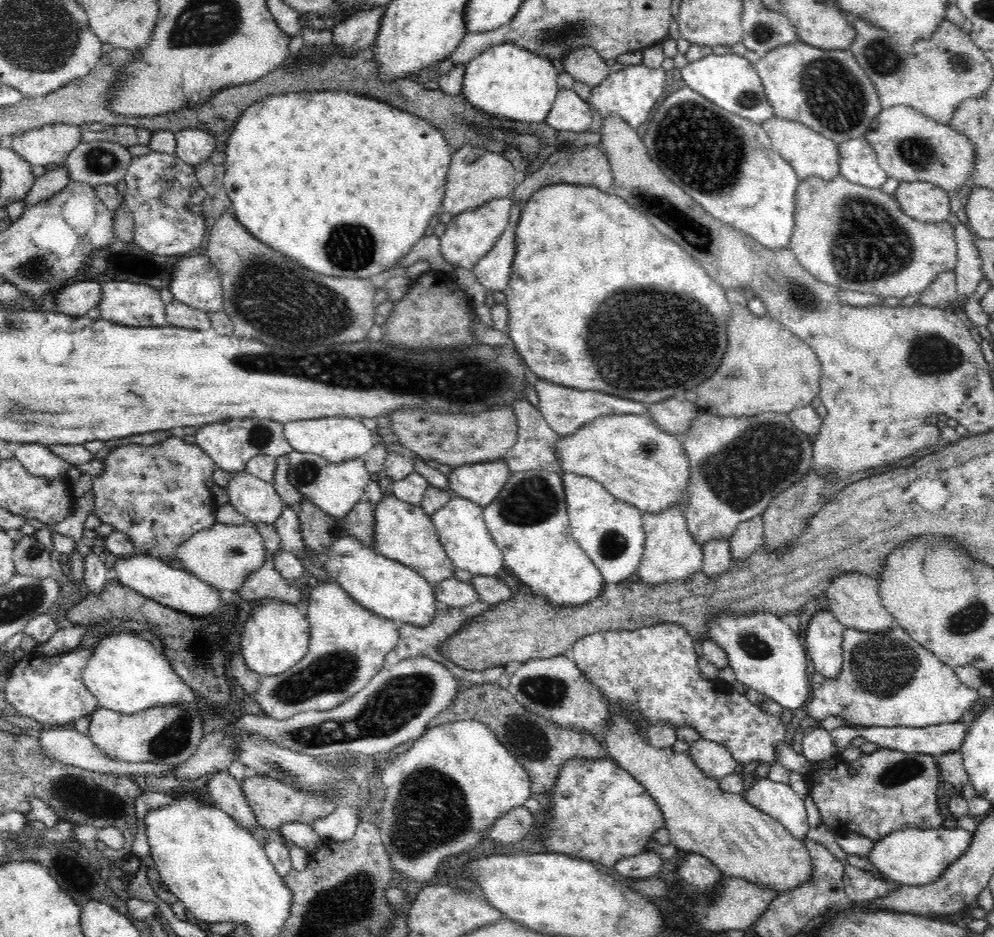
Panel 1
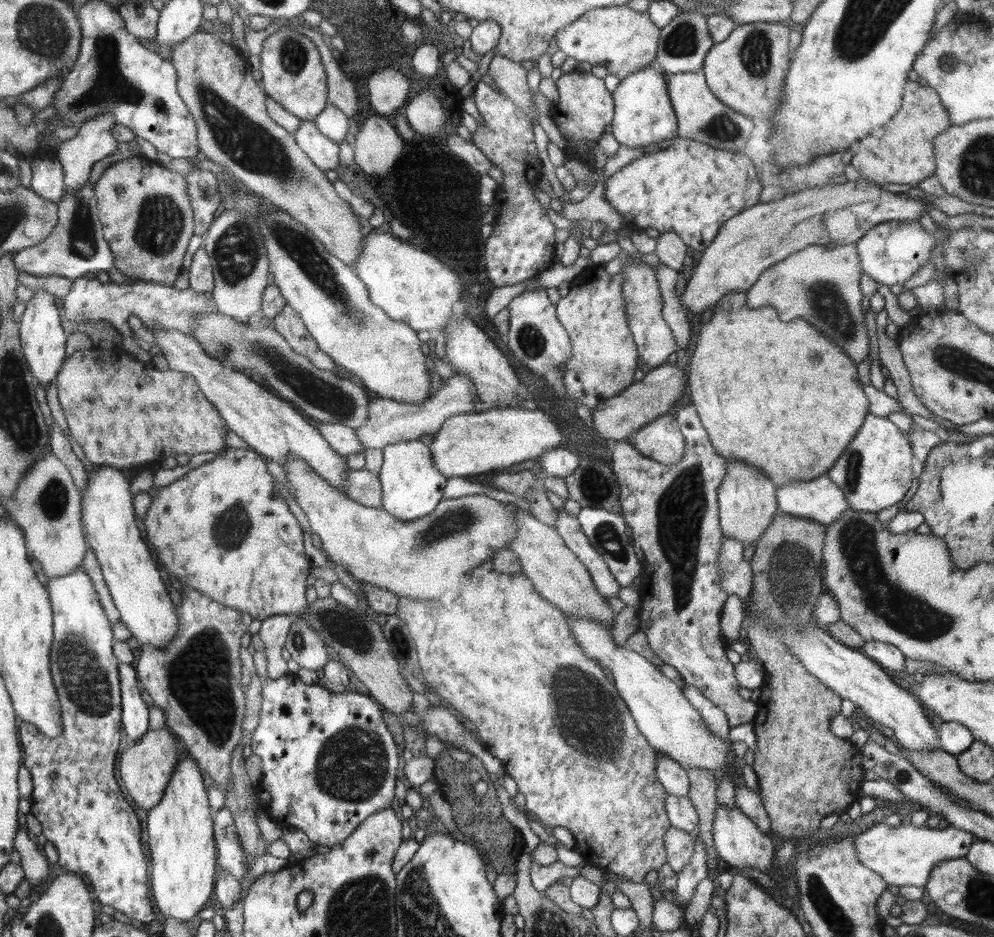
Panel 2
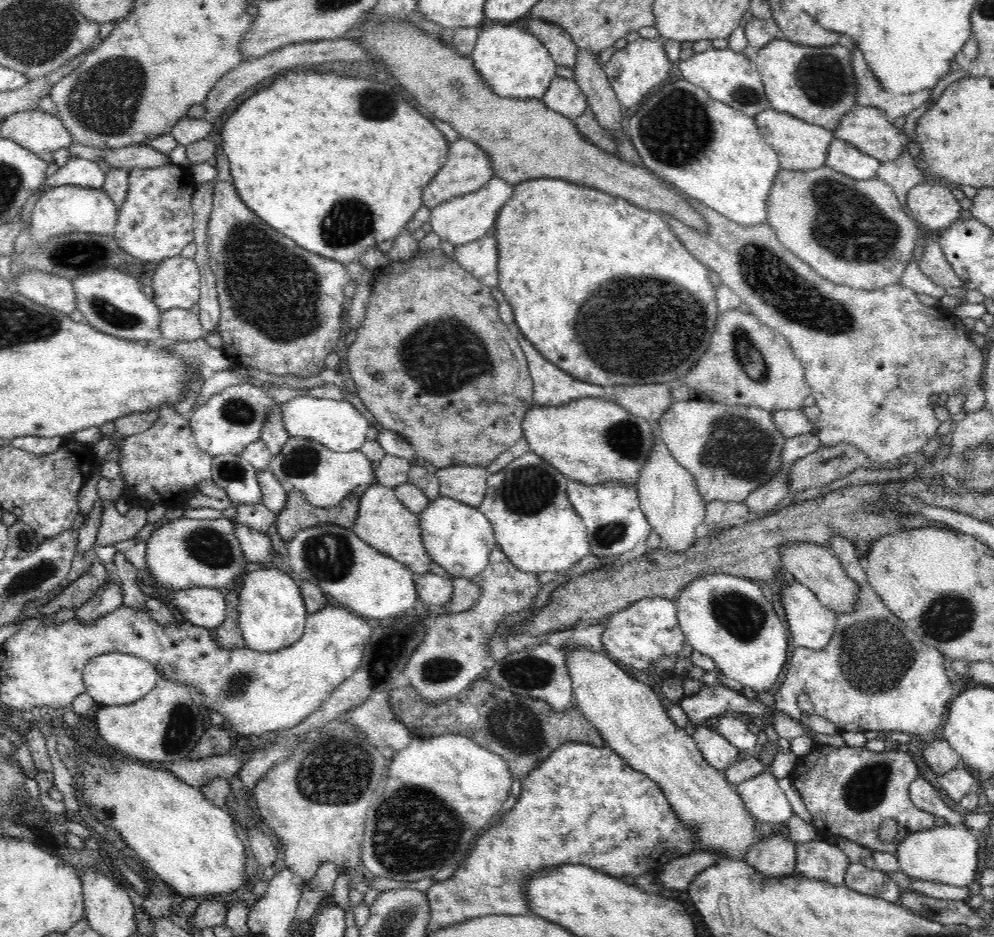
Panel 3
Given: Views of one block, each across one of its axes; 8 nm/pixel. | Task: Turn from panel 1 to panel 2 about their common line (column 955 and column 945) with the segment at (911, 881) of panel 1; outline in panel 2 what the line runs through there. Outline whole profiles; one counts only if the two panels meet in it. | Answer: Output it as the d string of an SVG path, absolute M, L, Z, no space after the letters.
M882 821L858 834L855 848L861 864L882 876L886 885L926 887L934 866L940 862L965 858L975 840L970 832L952 826L942 830L902 824L891 827Z

